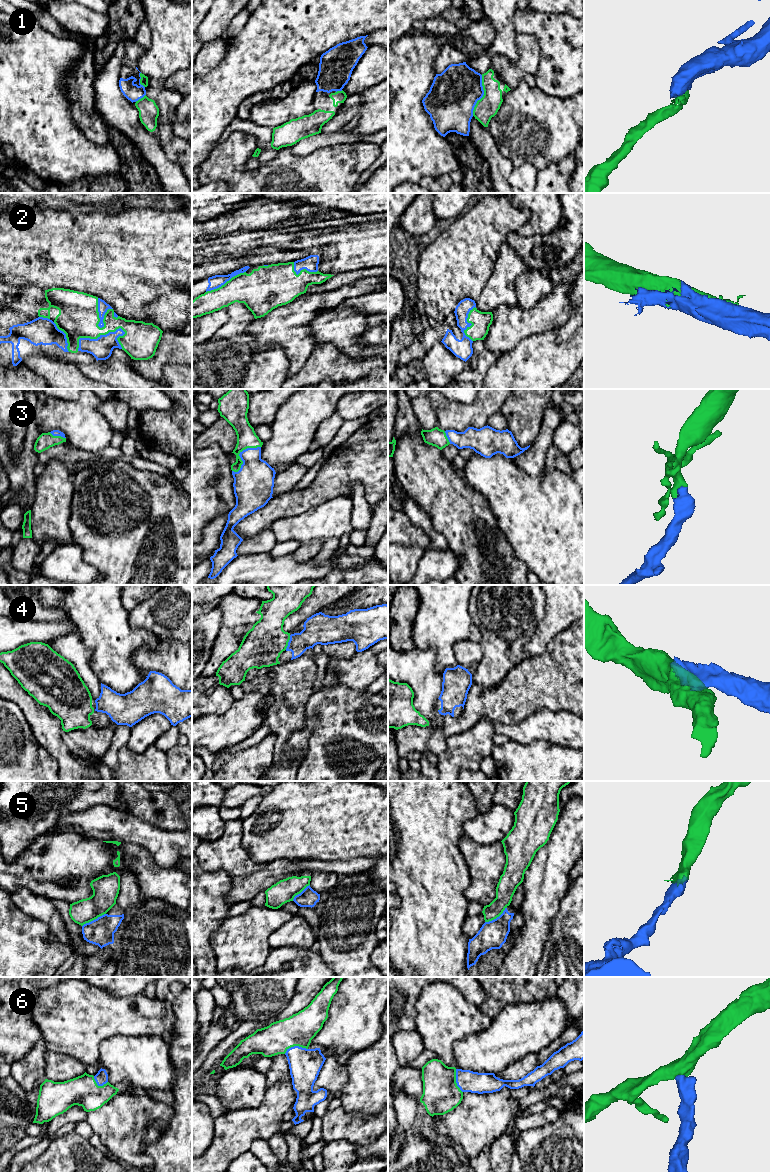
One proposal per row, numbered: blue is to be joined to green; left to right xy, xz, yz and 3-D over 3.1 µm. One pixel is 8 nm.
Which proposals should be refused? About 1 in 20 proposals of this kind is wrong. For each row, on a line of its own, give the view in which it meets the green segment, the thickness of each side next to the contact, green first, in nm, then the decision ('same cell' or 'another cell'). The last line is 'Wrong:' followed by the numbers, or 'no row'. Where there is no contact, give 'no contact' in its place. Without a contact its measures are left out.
1: yz | 180/380 nm | same cell
2: xy | 320/180 nm | same cell
3: xz | 160/300 nm | same cell
4: xz | 320/220 nm | same cell
5: xy | 200/220 nm | another cell
6: xz | 260/260 nm | same cell
Wrong: 5

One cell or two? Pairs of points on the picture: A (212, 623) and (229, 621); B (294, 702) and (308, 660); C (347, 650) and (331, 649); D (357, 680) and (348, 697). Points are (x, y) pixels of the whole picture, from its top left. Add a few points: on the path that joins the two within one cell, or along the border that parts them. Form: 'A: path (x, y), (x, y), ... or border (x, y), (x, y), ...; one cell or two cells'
A: border (216, 608), (221, 615), (221, 624), (212, 644); two cells
B: path (294, 692), (294, 679), (302, 670); one cell
C: path (343, 650), (335, 650); one cell
D: border (339, 683), (355, 689), (365, 689); two cells

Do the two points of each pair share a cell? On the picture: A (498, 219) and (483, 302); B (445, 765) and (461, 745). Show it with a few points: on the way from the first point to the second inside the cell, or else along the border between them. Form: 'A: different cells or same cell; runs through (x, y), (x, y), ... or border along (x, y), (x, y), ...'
A: different cells; border along (496, 260), (491, 276), (475, 301)
B: same cell; runs through (450, 760), (460, 750)

